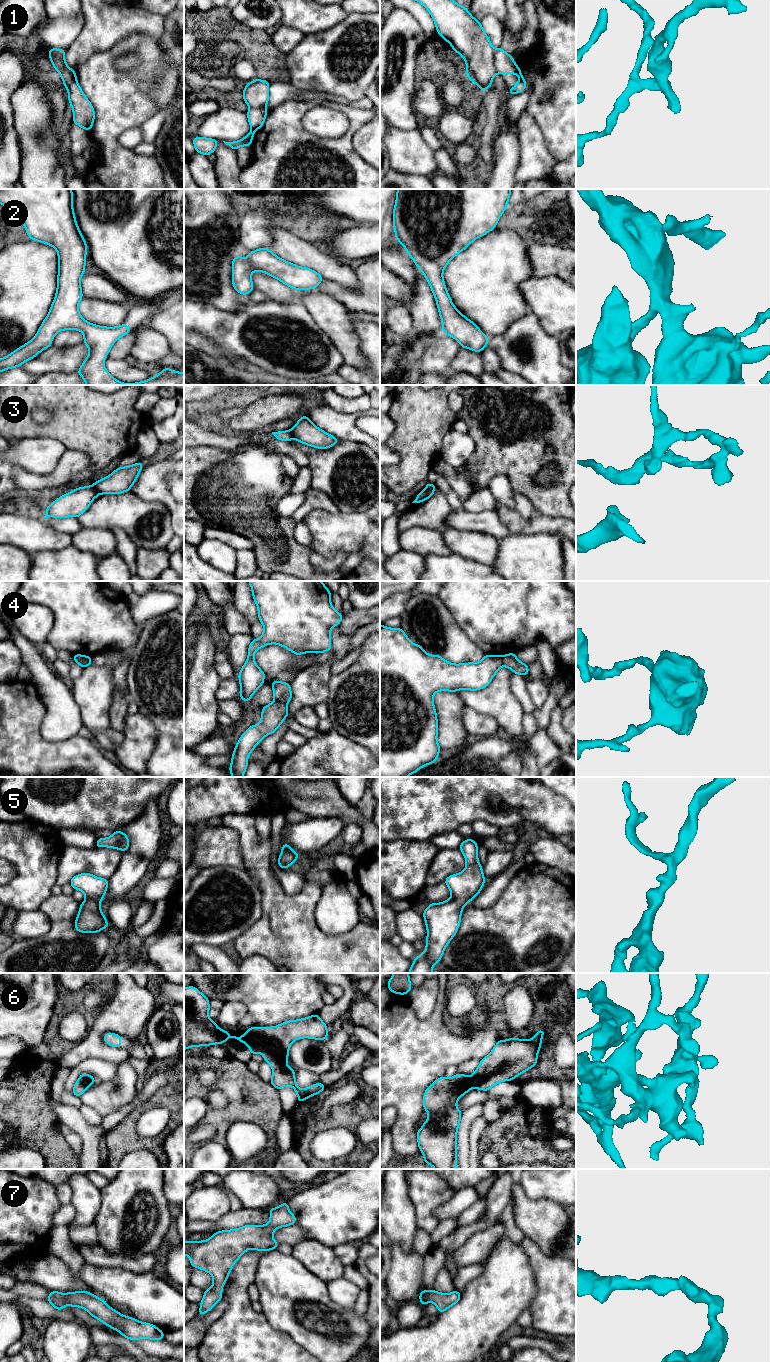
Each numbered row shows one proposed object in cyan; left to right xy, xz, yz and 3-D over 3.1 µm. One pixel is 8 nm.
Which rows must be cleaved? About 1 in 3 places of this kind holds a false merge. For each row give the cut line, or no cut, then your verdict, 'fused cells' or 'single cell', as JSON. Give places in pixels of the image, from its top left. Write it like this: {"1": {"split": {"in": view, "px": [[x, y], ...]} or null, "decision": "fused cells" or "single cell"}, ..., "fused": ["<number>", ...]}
{"1": {"split": {"in": "yz", "px": [[495, 49], [494, 67], [497, 72]]}, "decision": "fused cells"}, "2": {"split": null, "decision": "single cell"}, "3": {"split": {"in": "xz", "px": [[290, 430], [292, 438]]}, "decision": "fused cells"}, "4": {"split": {"in": "xz", "px": [[275, 699], [286, 704]]}, "decision": "fused cells"}, "5": {"split": null, "decision": "single cell"}, "6": {"split": null, "decision": "single cell"}, "7": {"split": null, "decision": "single cell"}, "fused": ["1", "3", "4"]}

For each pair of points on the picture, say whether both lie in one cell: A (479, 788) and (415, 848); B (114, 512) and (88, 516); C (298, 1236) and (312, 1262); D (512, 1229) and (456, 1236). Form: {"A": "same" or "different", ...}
{"A": "different", "B": "same", "C": "different", "D": "different"}

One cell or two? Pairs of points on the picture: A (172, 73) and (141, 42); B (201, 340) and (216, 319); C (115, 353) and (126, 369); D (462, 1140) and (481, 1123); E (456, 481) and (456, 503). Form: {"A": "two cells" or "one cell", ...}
{"A": "two cells", "B": "one cell", "C": "two cells", "D": "two cells", "E": "two cells"}

